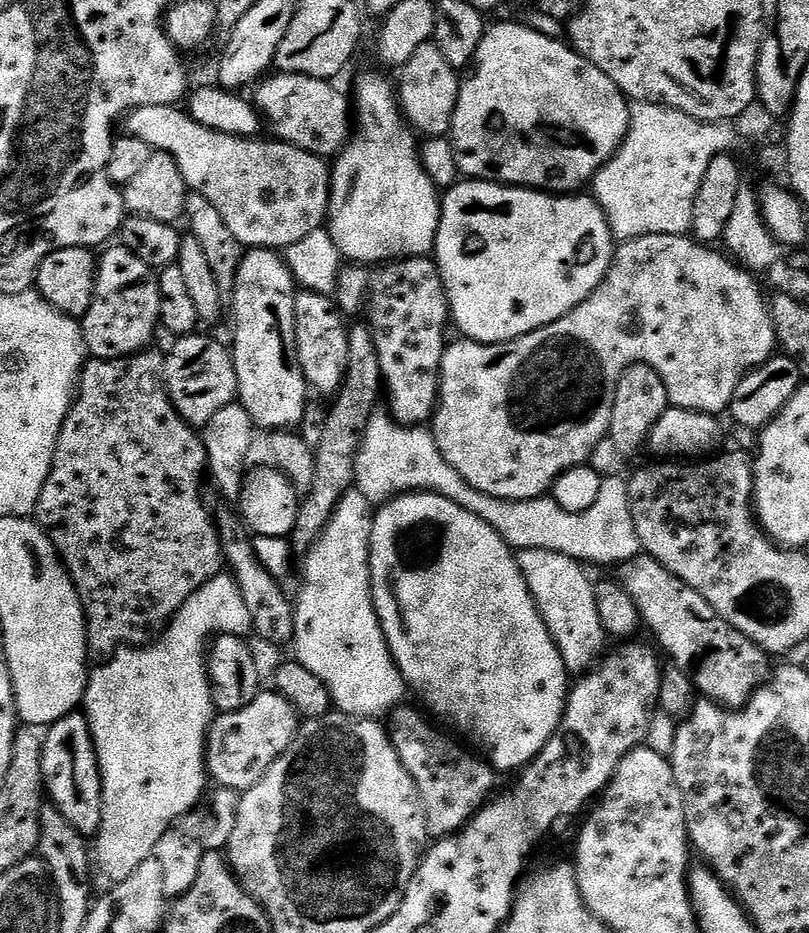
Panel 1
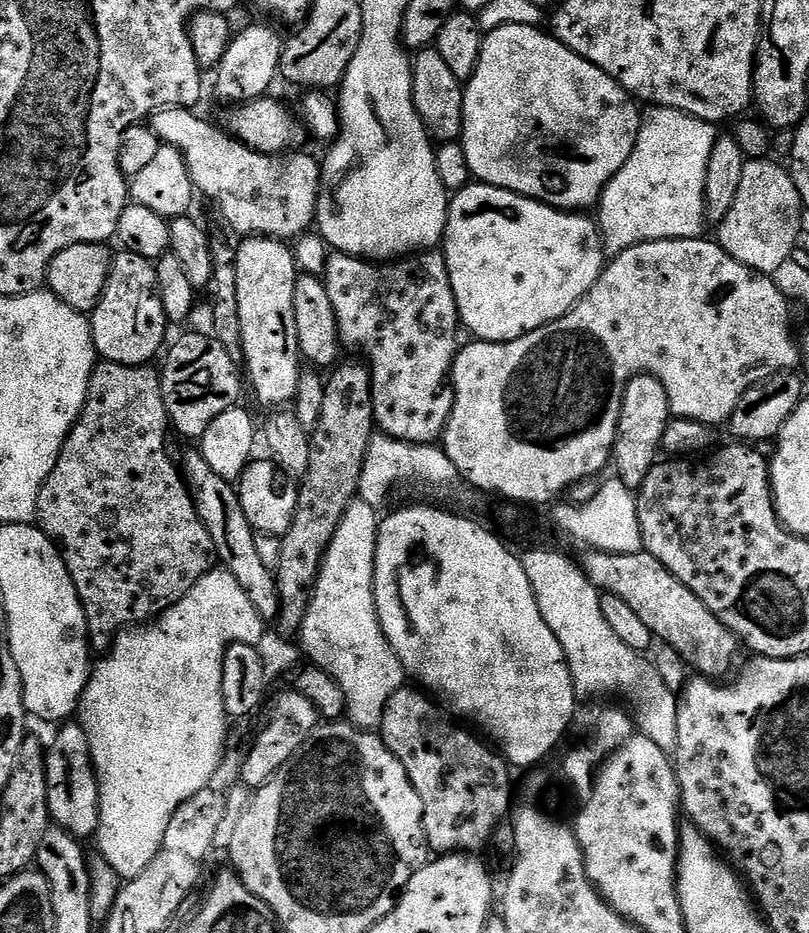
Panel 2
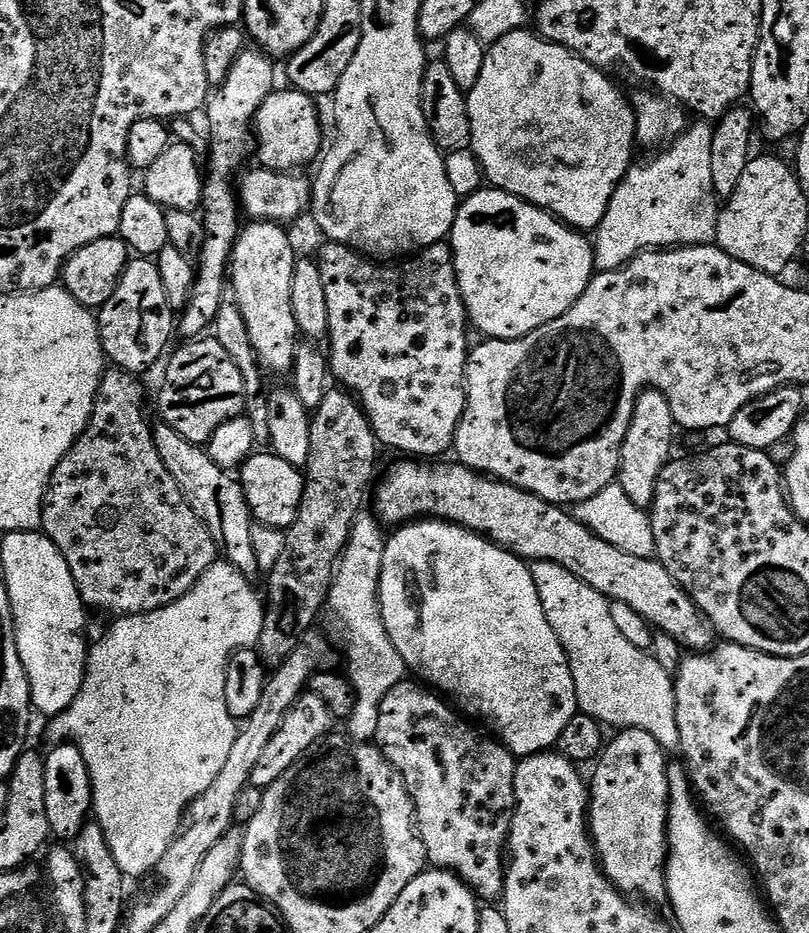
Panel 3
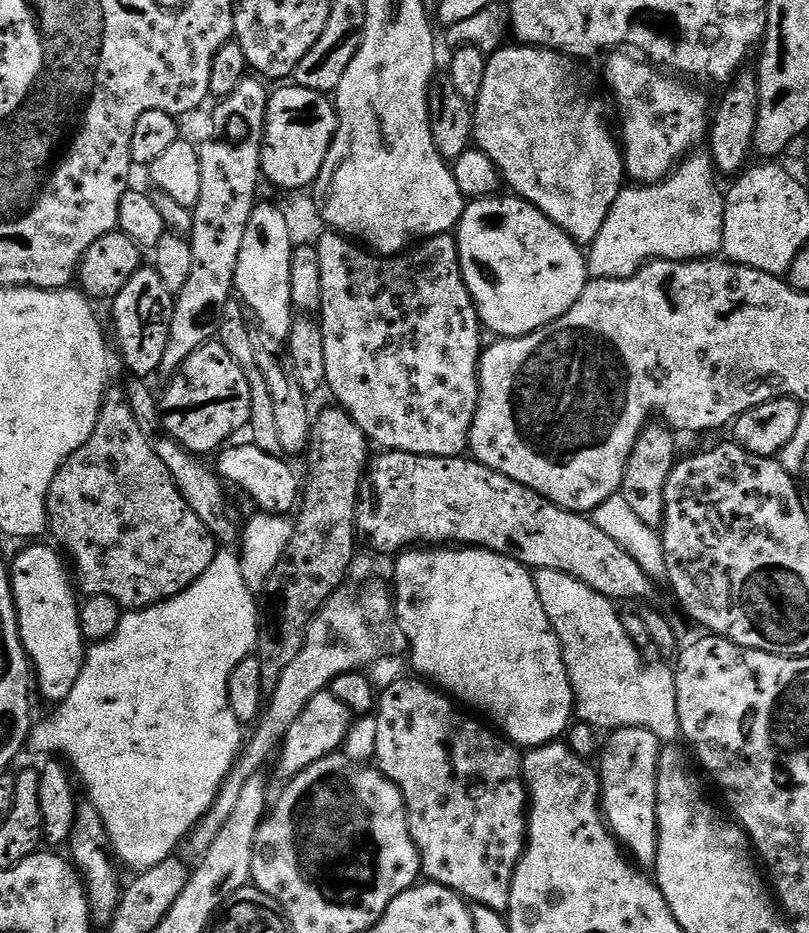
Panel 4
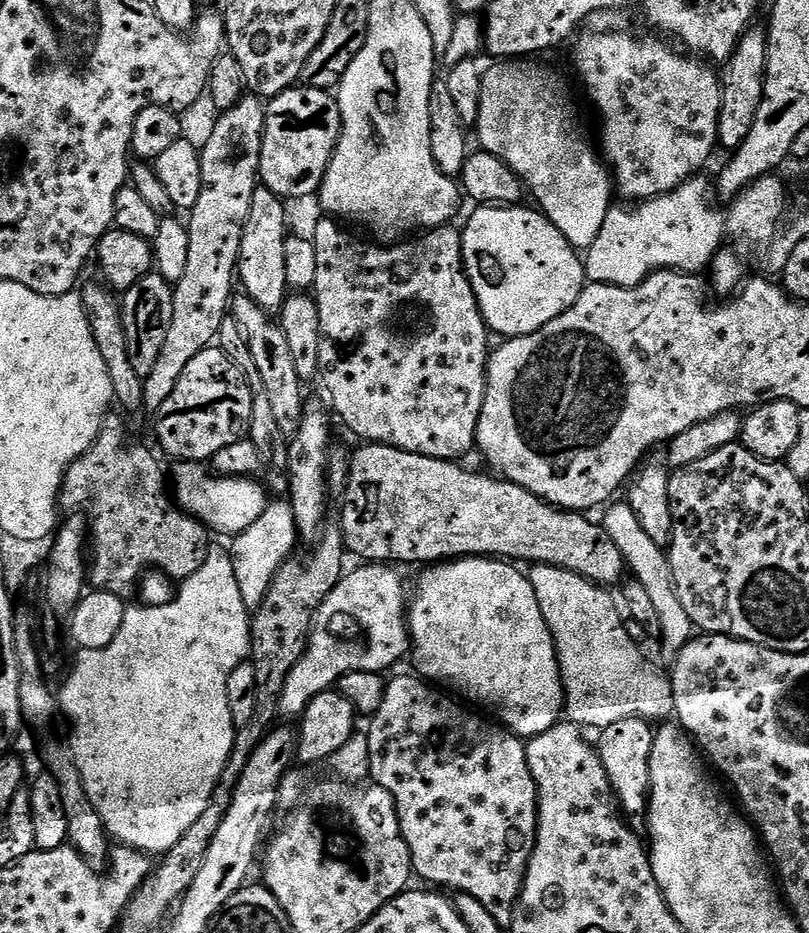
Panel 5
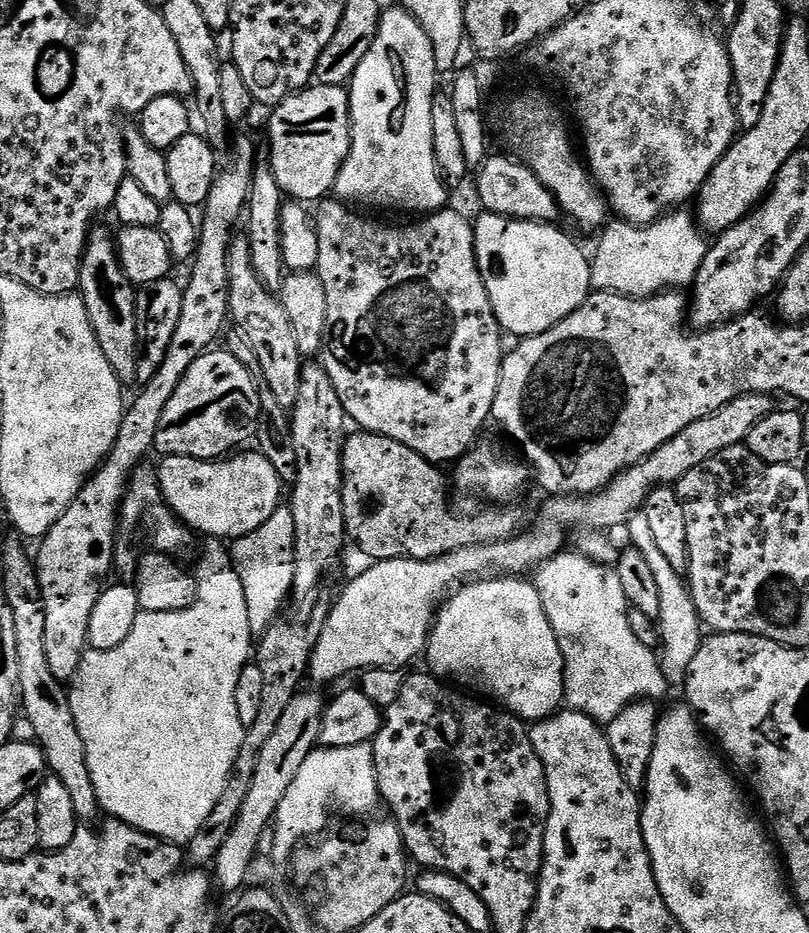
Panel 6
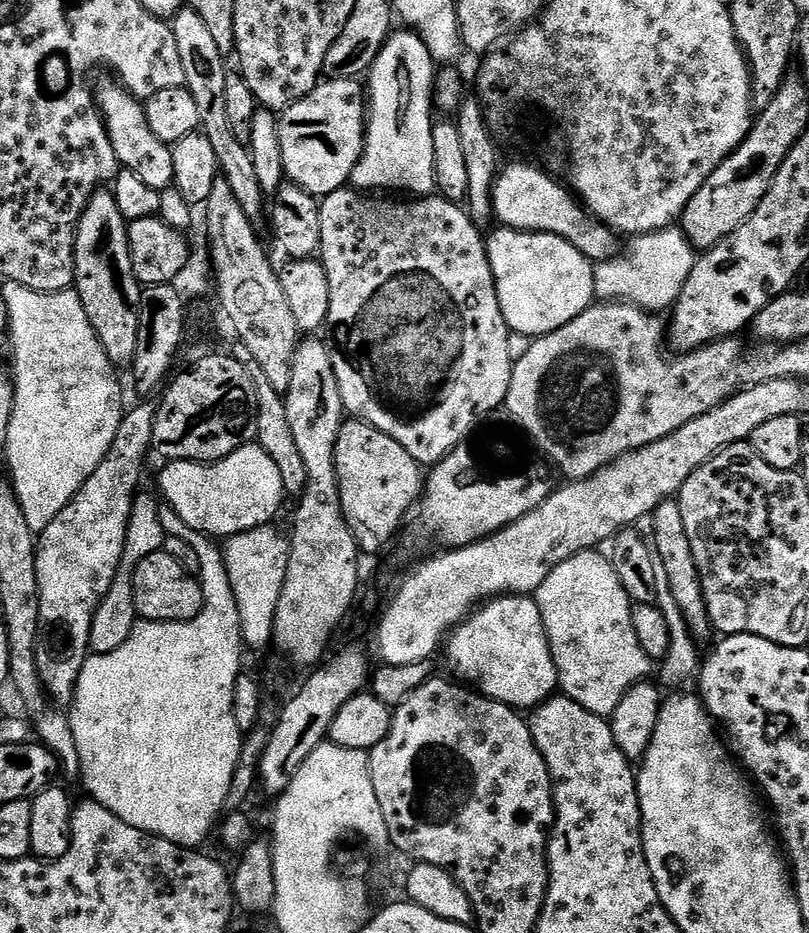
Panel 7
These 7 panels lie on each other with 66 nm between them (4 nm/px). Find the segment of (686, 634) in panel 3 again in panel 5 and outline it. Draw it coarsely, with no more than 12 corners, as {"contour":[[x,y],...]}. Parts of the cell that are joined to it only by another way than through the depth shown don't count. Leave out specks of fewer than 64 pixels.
{"contour":[[368,442],[361,561],[532,560],[625,579],[604,527],[512,480]]}

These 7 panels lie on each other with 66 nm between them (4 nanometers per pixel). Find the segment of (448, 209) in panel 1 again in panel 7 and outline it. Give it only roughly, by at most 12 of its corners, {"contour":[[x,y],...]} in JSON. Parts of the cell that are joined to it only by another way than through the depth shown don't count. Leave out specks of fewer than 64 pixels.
{"contour":[[554,234],[487,237],[515,335],[545,336],[597,299],[594,264]]}

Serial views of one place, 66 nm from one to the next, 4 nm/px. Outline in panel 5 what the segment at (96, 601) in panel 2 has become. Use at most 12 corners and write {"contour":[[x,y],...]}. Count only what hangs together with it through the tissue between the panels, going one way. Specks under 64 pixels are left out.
{"contour":[[105,423],[59,507],[90,517],[90,584],[135,597],[202,570],[209,529],[157,453]]}

